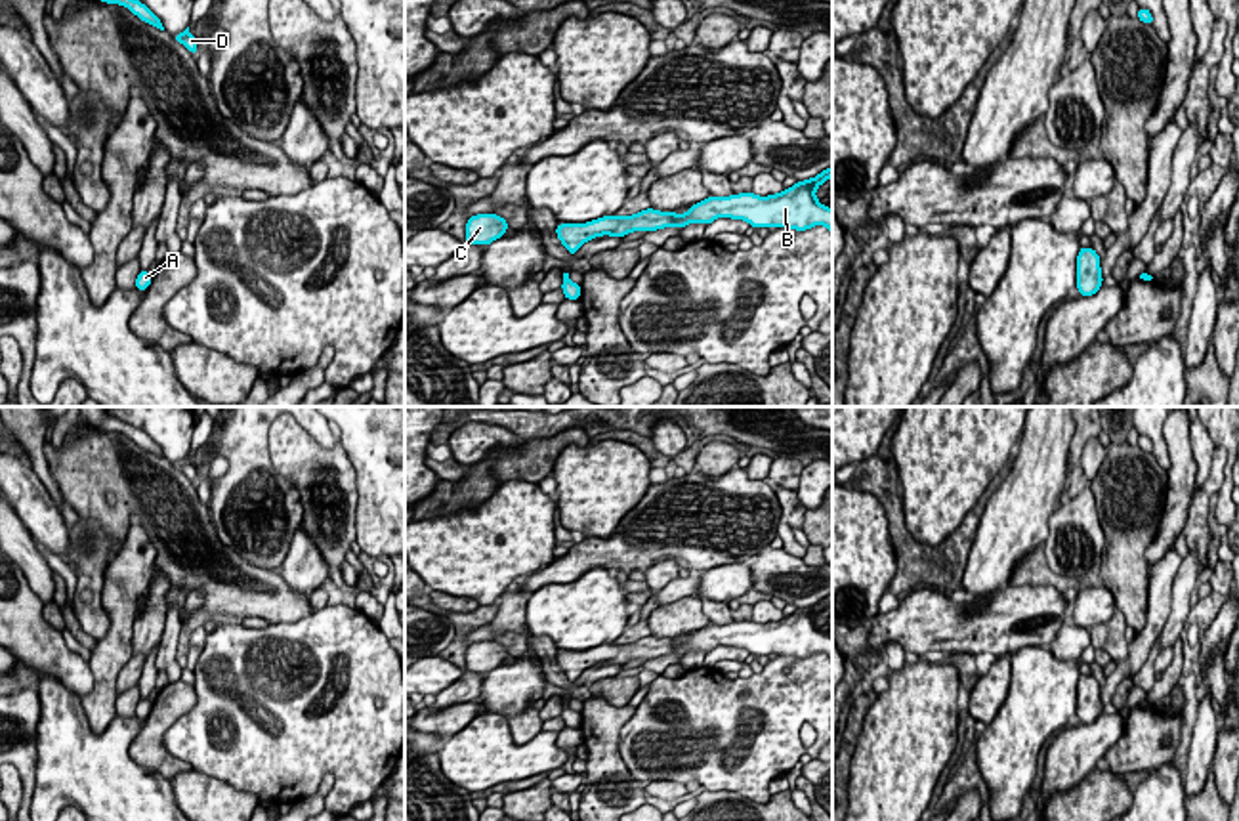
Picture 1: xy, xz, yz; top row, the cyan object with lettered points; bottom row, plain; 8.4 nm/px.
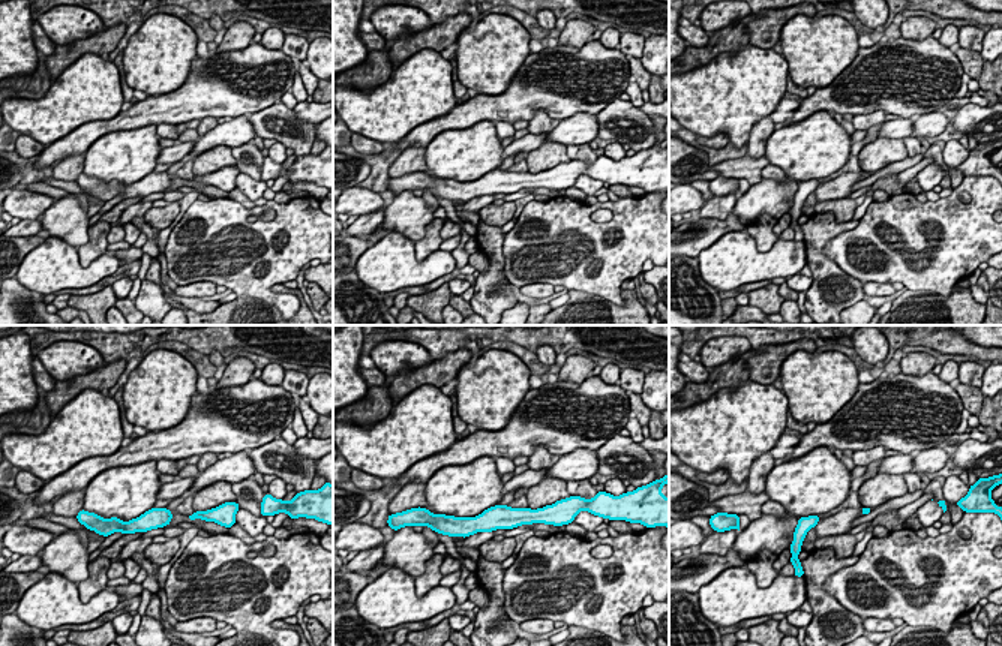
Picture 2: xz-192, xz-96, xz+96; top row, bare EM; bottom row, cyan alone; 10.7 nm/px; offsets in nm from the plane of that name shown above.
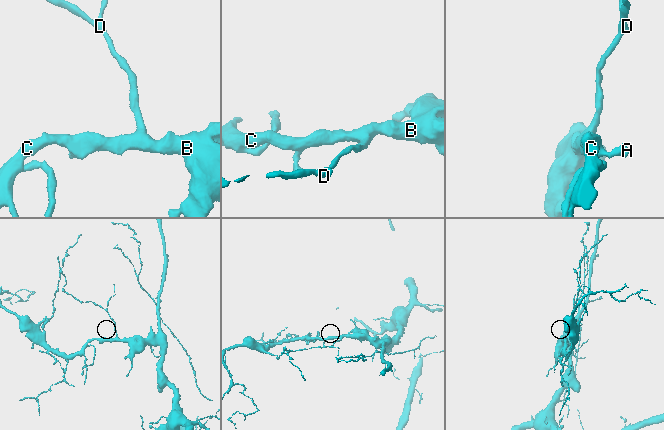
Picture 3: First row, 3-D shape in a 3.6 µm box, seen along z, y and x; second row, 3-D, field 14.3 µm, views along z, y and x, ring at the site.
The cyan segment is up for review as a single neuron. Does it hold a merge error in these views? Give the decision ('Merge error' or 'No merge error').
No merge error

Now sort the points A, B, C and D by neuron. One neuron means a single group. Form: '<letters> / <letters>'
A B C D

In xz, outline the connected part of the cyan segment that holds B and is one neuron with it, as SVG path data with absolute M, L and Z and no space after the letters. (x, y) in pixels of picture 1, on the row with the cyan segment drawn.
M832 166L815 178L796 181L781 193L760 197L739 193L729 197L708 197L693 204L685 214L661 212L655 208L640 210L632 216L603 216L586 223L557 223L556 235L569 254L596 237L626 237L634 231L657 231L664 227L683 229L689 223L708 225L718 218L743 220L750 227L788 227L806 231L825 225L832 233L832 210L819 202L815 191L832 178Z

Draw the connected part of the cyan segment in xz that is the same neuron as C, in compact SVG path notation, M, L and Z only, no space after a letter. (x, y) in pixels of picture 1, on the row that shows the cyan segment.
M477 214L470 216L466 221L466 244L491 244L496 239L504 237L504 231L510 229L506 220L496 214Z

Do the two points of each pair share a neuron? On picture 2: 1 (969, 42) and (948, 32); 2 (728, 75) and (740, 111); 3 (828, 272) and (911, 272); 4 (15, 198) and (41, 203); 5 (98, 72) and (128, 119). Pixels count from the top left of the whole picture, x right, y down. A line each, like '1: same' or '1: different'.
1: same
2: same
3: different
4: same
5: different

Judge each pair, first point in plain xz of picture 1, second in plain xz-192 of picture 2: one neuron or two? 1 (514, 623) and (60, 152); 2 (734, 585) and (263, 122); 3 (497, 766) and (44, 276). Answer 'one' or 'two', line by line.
1: two
2: two
3: one

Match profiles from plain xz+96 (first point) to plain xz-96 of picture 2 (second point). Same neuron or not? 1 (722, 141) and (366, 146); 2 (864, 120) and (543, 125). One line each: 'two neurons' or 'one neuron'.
1: one neuron
2: one neuron

